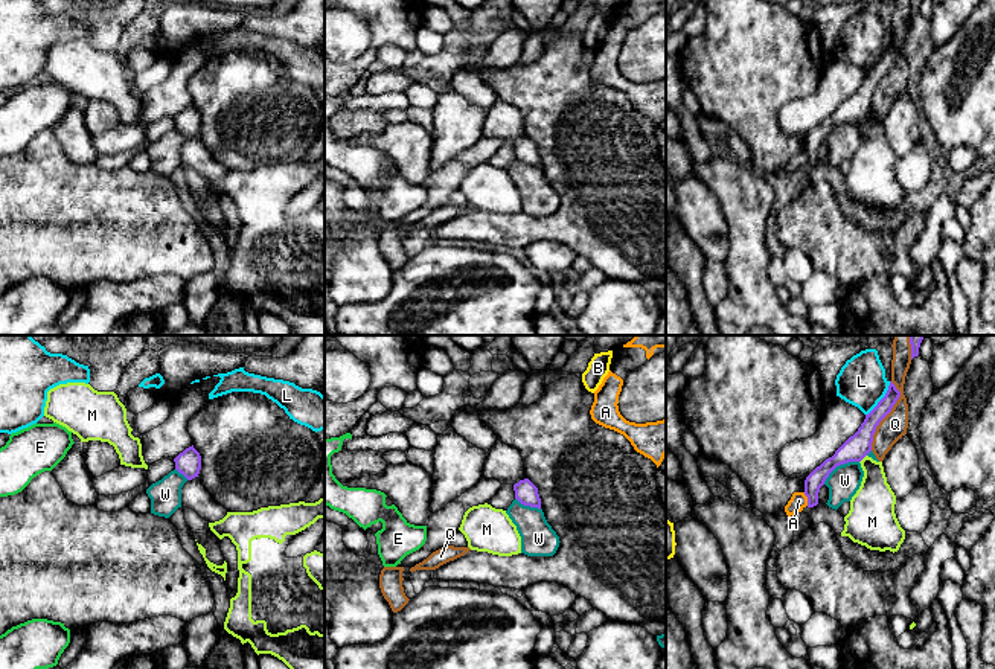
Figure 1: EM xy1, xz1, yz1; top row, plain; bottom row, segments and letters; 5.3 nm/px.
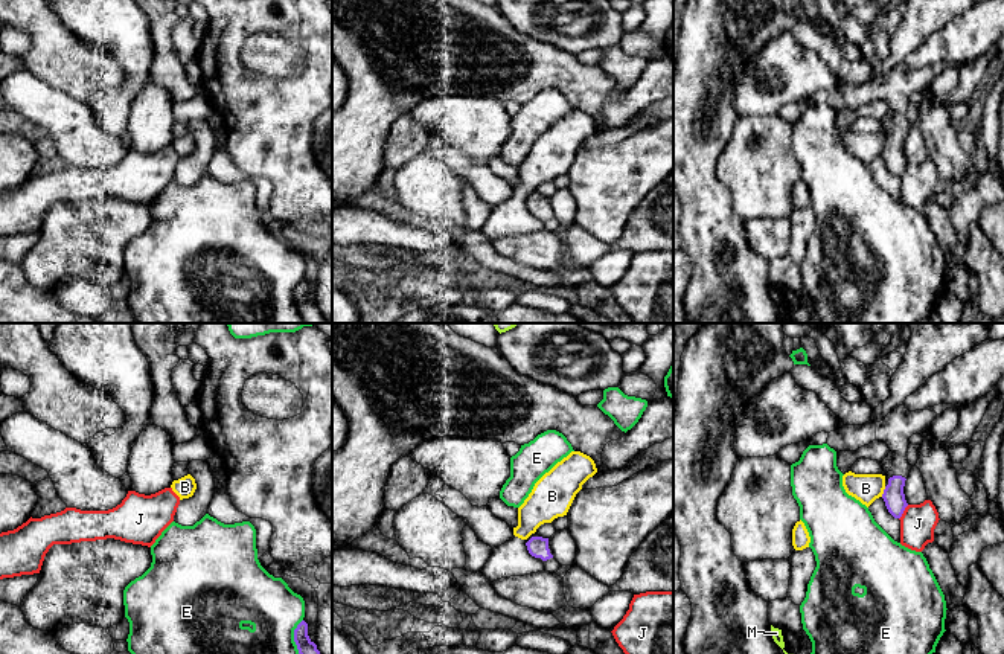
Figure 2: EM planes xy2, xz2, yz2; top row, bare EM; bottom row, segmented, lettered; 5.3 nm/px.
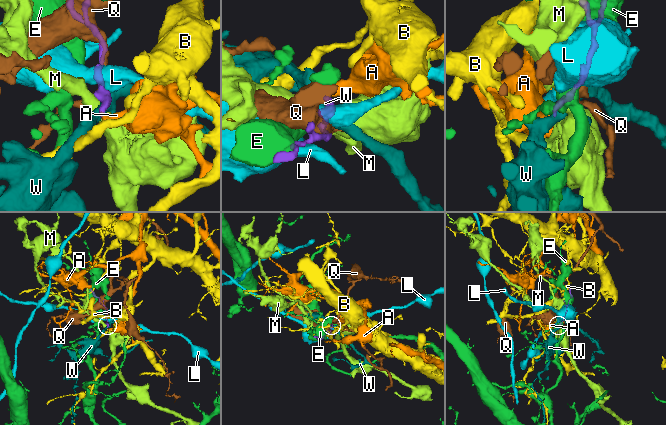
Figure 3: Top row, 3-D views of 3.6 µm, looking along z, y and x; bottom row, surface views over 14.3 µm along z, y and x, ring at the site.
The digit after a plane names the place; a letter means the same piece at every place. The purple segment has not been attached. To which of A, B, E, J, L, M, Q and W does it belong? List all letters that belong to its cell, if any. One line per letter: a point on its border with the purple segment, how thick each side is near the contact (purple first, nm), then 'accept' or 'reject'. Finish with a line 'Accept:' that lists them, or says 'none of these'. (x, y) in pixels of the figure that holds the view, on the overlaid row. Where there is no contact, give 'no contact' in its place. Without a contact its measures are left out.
A: contact yz1 (808, 499); calibres 90 and 90 nm; reject
B: contact yz2 (884, 491); calibres 120 and 150 nm; reject
E: contact xy2 (294, 636); calibres 80 and 280 nm; reject
J: contact yz2 (902, 512); calibres 120 and 190 nm; reject
L: contact yz1 (883, 398); calibres 100 and 260 nm; reject
M: contact yz1 (863, 457); calibres 140 and 220 nm; reject
Q: contact yz1 (886, 415); calibres 140 and 140 nm; reject
W: contact yz1 (838, 465); calibres 140 and 170 nm; reject
Accept: none of these

